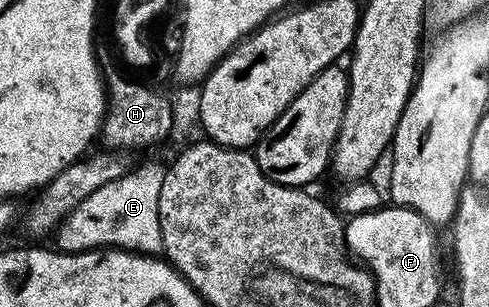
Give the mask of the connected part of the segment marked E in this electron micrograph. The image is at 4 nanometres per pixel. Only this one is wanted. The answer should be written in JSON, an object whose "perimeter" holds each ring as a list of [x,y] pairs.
{"perimeter":[[[144,163],[140,168],[129,170],[127,175],[110,181],[110,185],[102,185],[95,193],[90,193],[86,201],[82,201],[70,214],[65,216],[54,230],[55,246],[62,251],[78,253],[97,249],[119,249],[137,255],[159,256],[163,252],[162,221],[158,217],[158,196],[162,194],[162,181],[166,167],[160,163]]]}

